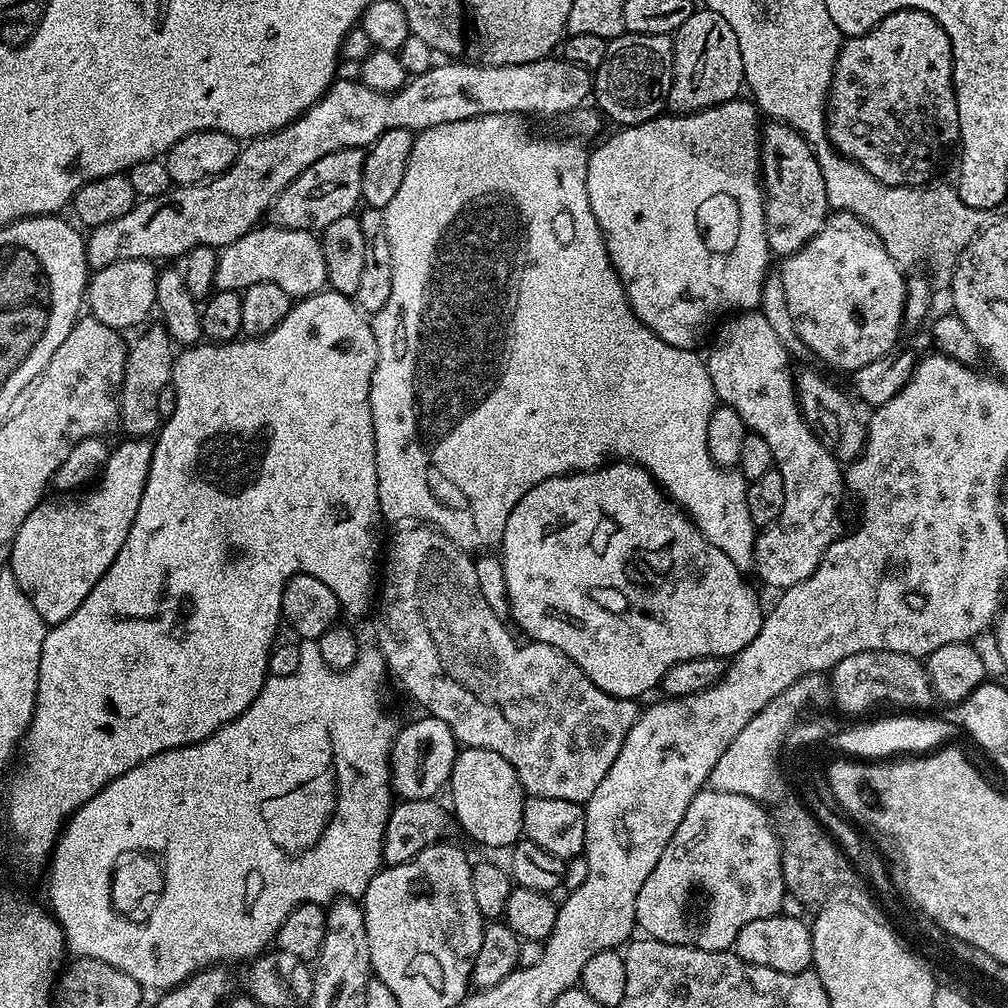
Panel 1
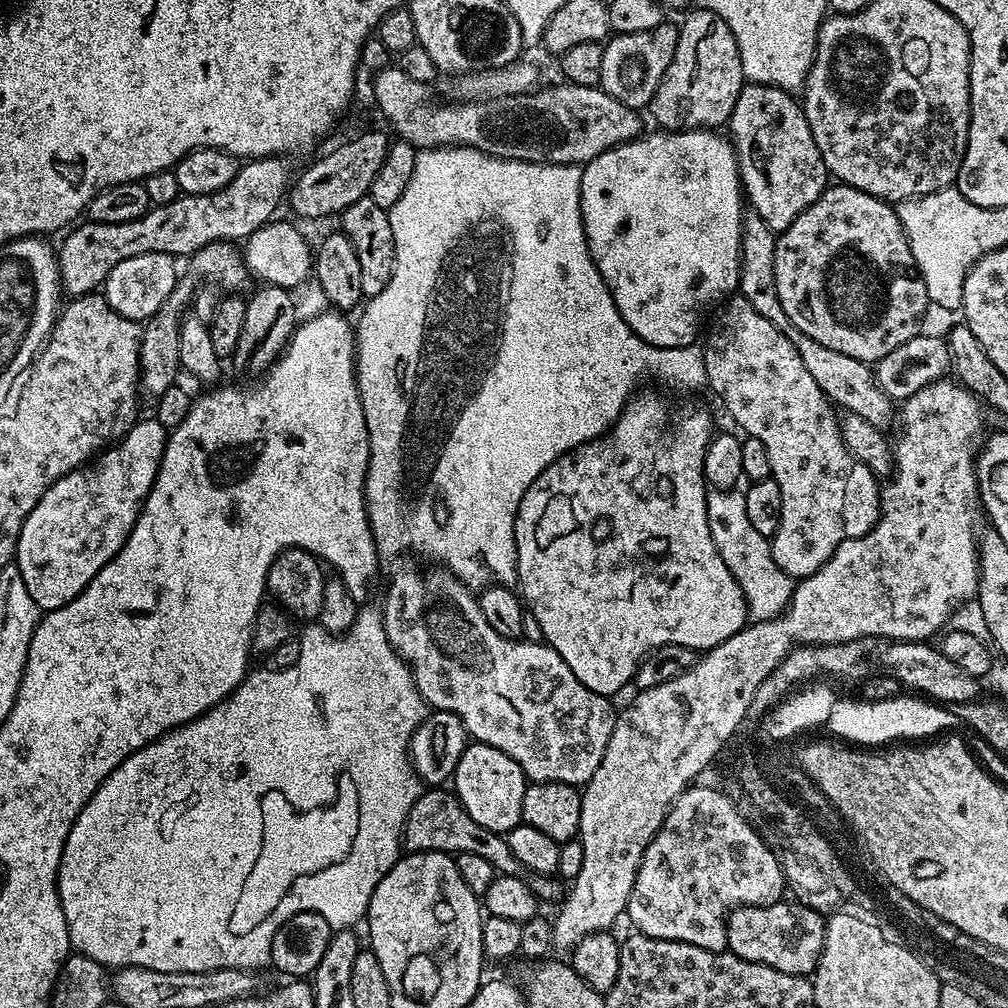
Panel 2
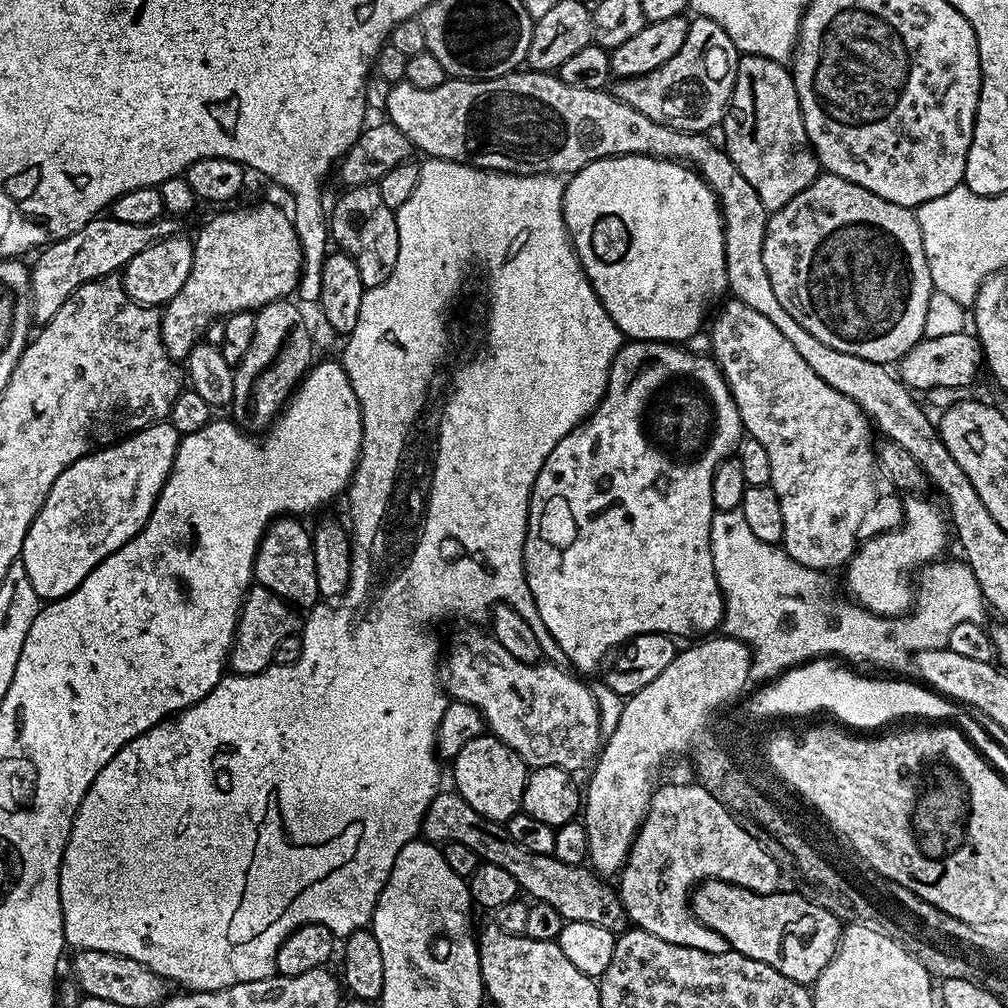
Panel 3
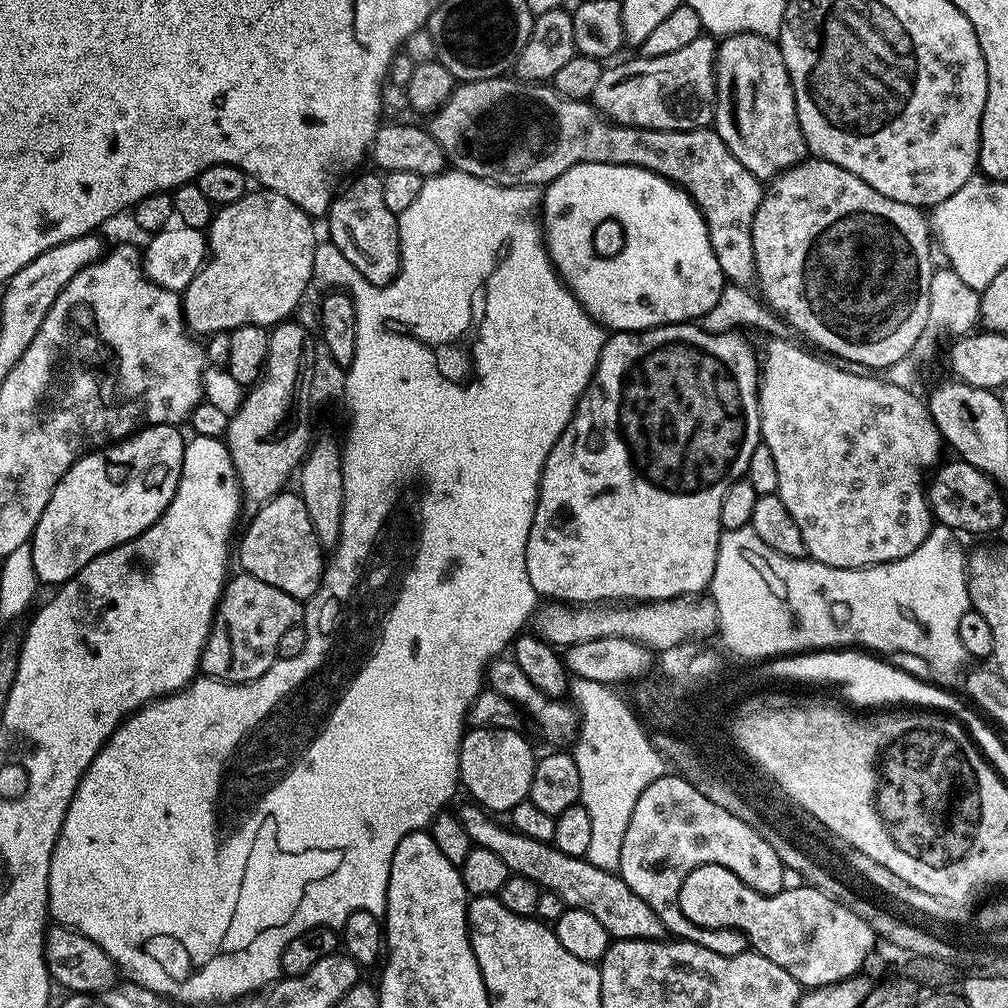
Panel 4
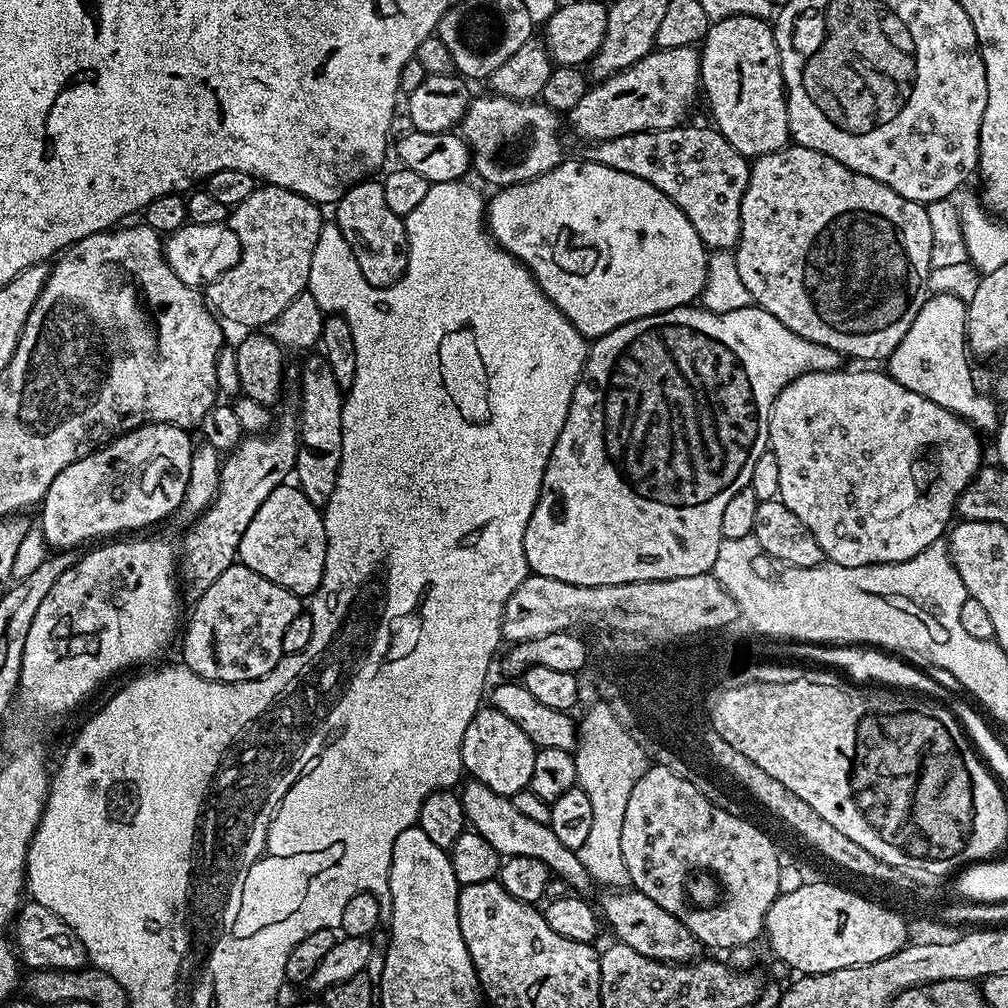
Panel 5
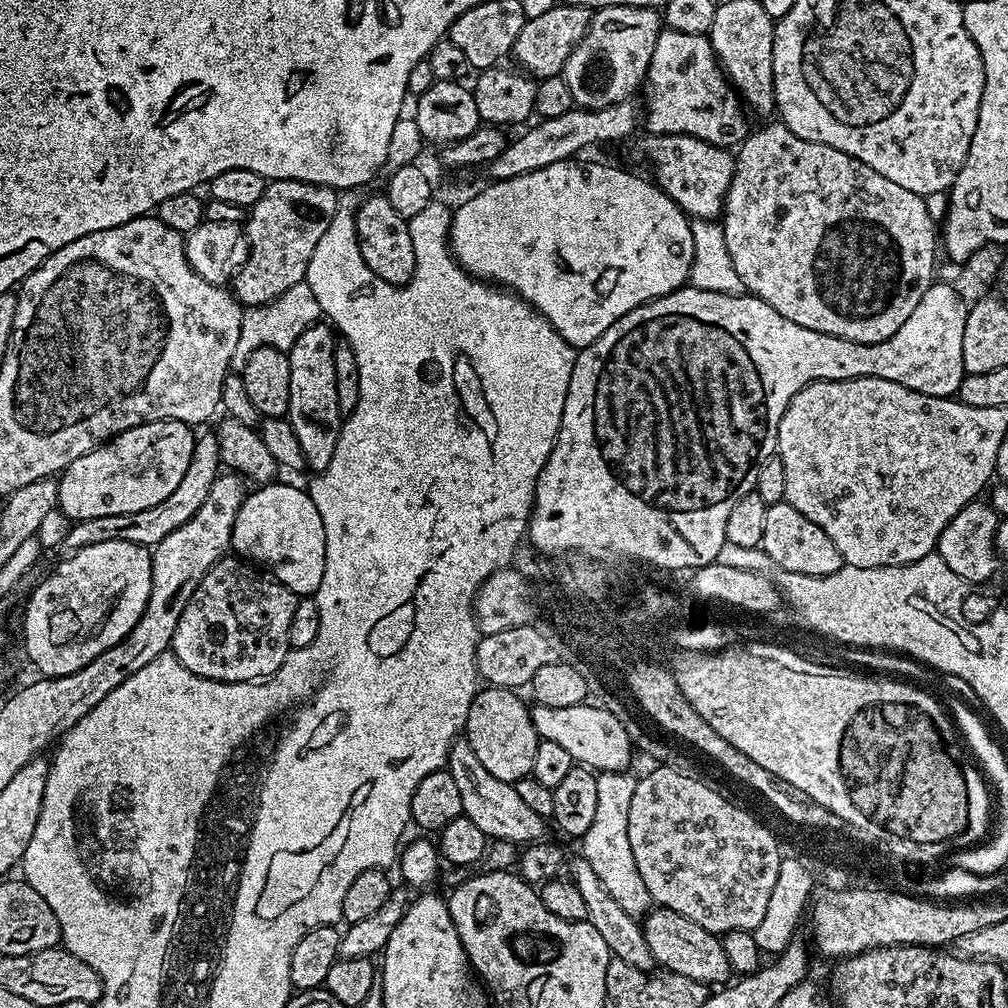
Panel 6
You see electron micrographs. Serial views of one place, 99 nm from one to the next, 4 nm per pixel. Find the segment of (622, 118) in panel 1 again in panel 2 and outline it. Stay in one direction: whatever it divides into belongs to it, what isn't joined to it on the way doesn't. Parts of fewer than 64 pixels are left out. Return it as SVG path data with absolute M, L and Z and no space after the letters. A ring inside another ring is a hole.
M671 22L654 26L654 30L638 30L638 34L613 35L604 44L599 87L630 108L647 109L658 90L661 78L674 58L679 37L679 27Z

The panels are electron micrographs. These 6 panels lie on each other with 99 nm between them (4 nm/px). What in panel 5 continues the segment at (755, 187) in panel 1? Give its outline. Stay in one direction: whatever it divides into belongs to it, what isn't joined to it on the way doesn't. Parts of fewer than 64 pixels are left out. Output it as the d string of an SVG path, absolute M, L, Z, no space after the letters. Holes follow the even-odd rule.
M591 158L585 160L565 159L554 170L542 174L533 180L527 180L521 184L512 184L509 188L499 189L493 200L486 204L486 227L492 234L492 239L500 247L505 248L516 260L521 260L530 271L532 277L538 282L538 286L566 314L566 318L581 332L585 338L599 338L610 334L618 326L626 322L634 322L638 318L646 318L650 314L658 314L666 310L674 310L691 305L701 295L707 282L708 258L706 245L700 241L694 226L690 226L690 218L666 194L662 194L650 182L642 178L634 178L634 174L622 174L622 170L610 170L610 166L602 166Z

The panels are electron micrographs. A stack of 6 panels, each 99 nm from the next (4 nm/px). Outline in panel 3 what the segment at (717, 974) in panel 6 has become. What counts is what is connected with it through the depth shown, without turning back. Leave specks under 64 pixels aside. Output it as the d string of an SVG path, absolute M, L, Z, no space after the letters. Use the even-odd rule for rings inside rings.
M455 790L437 792L424 815L422 836L440 846L462 842L462 846L474 850L483 863L506 870L521 893L529 892L533 901L541 900L546 902L546 906L554 906L554 910L558 910L566 922L594 922L594 926L606 926L606 930L617 934L629 927L630 921L624 913L619 891L613 885L611 888L607 879L597 876L591 867L558 862L554 855L542 856L522 850L518 842L508 837L507 827L503 823L478 814L474 806L470 806L470 802L463 800Z

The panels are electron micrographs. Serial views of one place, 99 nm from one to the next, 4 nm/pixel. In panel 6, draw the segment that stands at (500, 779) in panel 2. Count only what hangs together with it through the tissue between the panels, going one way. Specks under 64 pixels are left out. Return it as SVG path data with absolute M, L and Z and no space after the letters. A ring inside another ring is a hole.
M481 687L472 699L466 725L466 739L474 754L478 754L478 762L482 762L494 778L502 778L502 782L507 784L515 784L532 774L534 754L538 754L541 741L534 730L529 705L524 705L516 696L519 695L511 688Z

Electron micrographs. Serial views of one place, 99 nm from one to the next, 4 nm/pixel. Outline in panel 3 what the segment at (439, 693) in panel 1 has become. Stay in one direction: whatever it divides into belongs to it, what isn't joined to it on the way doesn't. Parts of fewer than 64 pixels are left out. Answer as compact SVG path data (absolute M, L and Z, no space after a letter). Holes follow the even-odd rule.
M476 626L464 627L468 628L453 634L452 645L446 648L446 655L442 660L445 693L452 700L461 700L477 708L484 715L487 731L506 742L510 750L514 750L524 759L529 769L558 766L576 774L579 773L579 768L584 768L587 764L589 767L602 748L598 702L591 687L587 683L584 685L579 675L557 668L554 664L518 662L518 658L513 658L487 631L479 632L476 629L479 627Z

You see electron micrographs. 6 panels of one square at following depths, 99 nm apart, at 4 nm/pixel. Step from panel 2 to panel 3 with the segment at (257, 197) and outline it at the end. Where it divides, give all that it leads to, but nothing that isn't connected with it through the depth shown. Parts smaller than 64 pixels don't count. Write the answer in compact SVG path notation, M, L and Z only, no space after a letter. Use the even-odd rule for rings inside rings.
M97 218L82 226L82 230L52 241L37 255L41 256L37 258L36 265L33 263L30 268L33 321L40 326L47 324L54 314L58 314L62 302L66 302L66 298L78 290L78 286L119 273L130 258L134 258L134 254L146 250L149 244L161 238L173 235L171 223L171 219L161 218L145 228L139 228L111 218Z

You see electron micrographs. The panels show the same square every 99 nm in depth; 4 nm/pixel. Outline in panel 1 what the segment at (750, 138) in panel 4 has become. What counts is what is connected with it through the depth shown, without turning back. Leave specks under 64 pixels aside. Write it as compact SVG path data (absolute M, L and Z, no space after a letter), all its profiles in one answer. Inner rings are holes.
M779 122L763 125L760 138L760 175L764 186L764 221L768 250L773 257L783 258L806 246L828 219L830 209L826 198L826 182L822 182L822 170L807 138L798 134L790 125Z

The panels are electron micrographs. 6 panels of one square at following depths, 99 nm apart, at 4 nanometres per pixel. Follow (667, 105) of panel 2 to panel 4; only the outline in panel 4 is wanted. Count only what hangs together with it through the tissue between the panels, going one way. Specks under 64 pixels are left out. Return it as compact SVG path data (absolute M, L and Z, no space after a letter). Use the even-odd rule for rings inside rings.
M702 34L694 38L682 50L674 54L661 56L637 55L637 60L624 60L621 64L612 62L607 65L598 81L598 87L590 101L601 116L614 124L638 126L650 130L698 130L707 128L713 123L716 114L716 49L717 41L711 35Z

